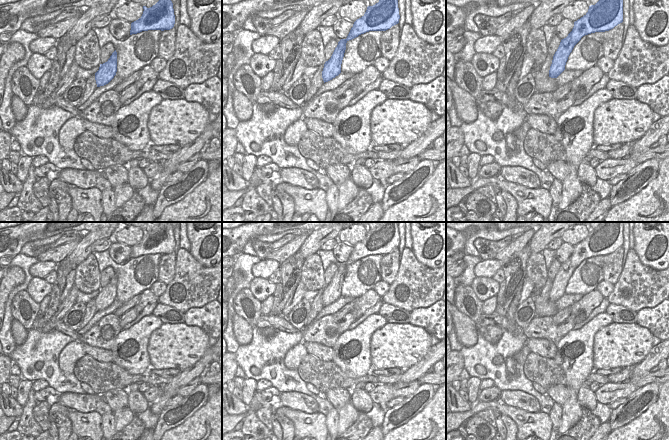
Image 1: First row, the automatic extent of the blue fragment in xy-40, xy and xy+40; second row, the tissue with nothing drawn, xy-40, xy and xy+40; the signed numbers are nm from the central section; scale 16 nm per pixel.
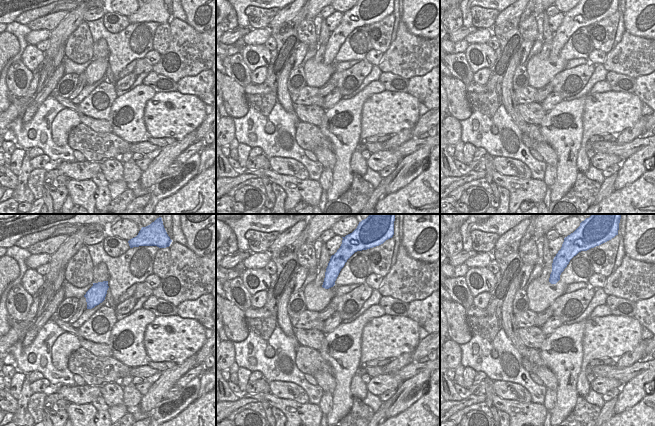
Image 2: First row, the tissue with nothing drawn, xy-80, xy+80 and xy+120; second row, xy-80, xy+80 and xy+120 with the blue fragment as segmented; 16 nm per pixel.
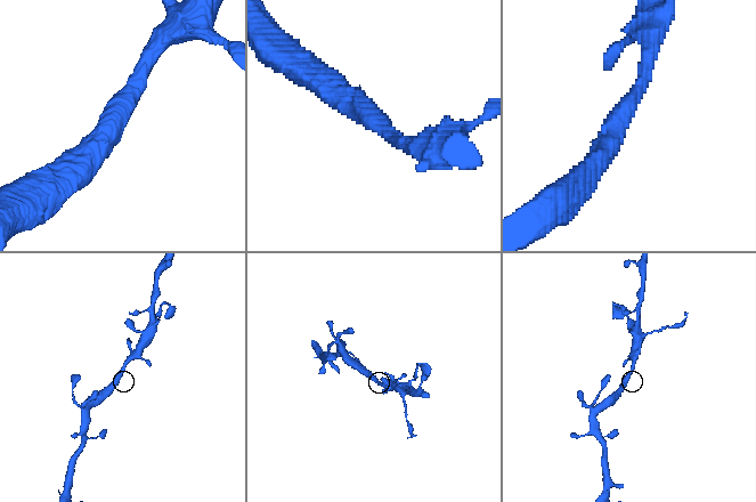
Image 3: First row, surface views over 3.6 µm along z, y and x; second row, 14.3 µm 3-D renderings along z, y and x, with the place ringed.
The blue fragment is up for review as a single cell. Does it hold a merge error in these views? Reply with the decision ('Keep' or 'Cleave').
Keep.

